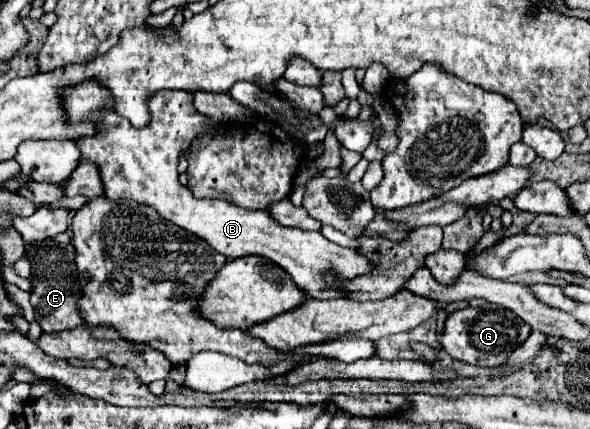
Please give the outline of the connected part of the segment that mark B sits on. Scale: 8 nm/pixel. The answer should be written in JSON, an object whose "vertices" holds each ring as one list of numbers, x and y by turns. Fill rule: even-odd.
{"vertices":[[94,78,62,88,60,96,62,108,70,122,80,122,88,118,96,126,94,136,82,136,74,142,82,152,82,162,90,160,98,166,106,198,130,198,138,204,152,206,158,214,162,214,162,218,206,240,216,252,224,254,228,260,250,254,264,256,282,266,294,278,294,282,302,290,306,290,310,298,330,298,322,294,322,290,334,290,320,278,320,274,326,270,338,272,344,278,354,278,370,272,370,262,366,262,362,254,352,248,344,248,330,242,320,232,302,232,298,228,282,226,272,218,268,210,248,210,218,198,196,198,186,186,180,184,180,152,190,146,192,138,202,132,202,122,206,122,206,118,202,118,202,114,194,108,194,92,154,92,146,100,150,122,144,128,134,128,126,118,118,116,114,110,112,92]]}

